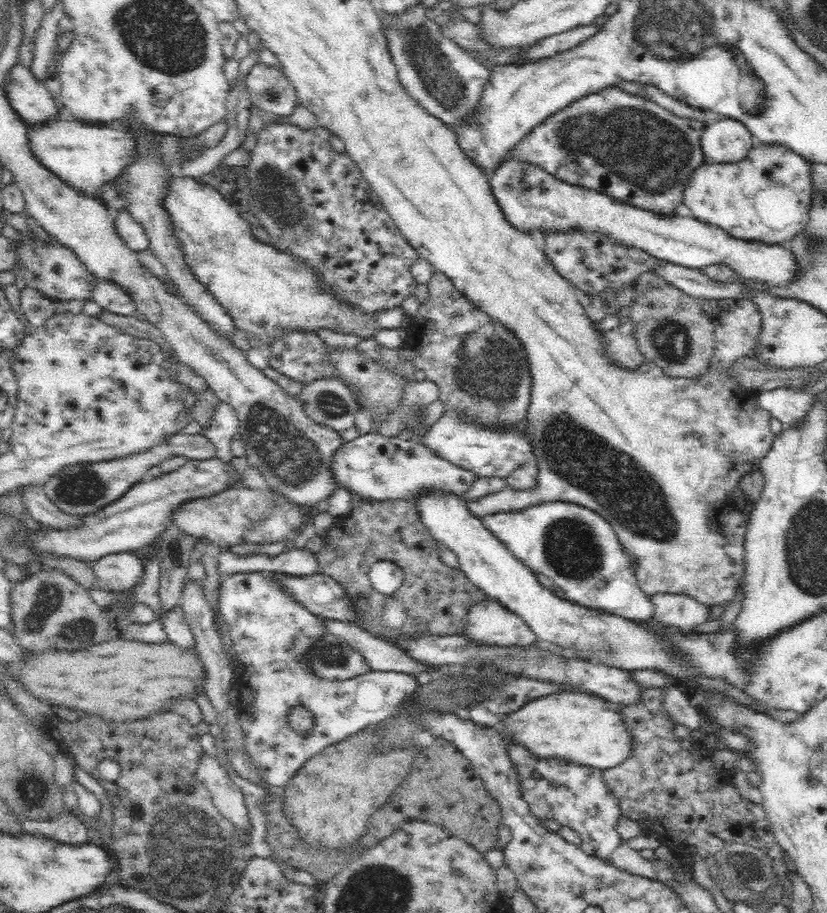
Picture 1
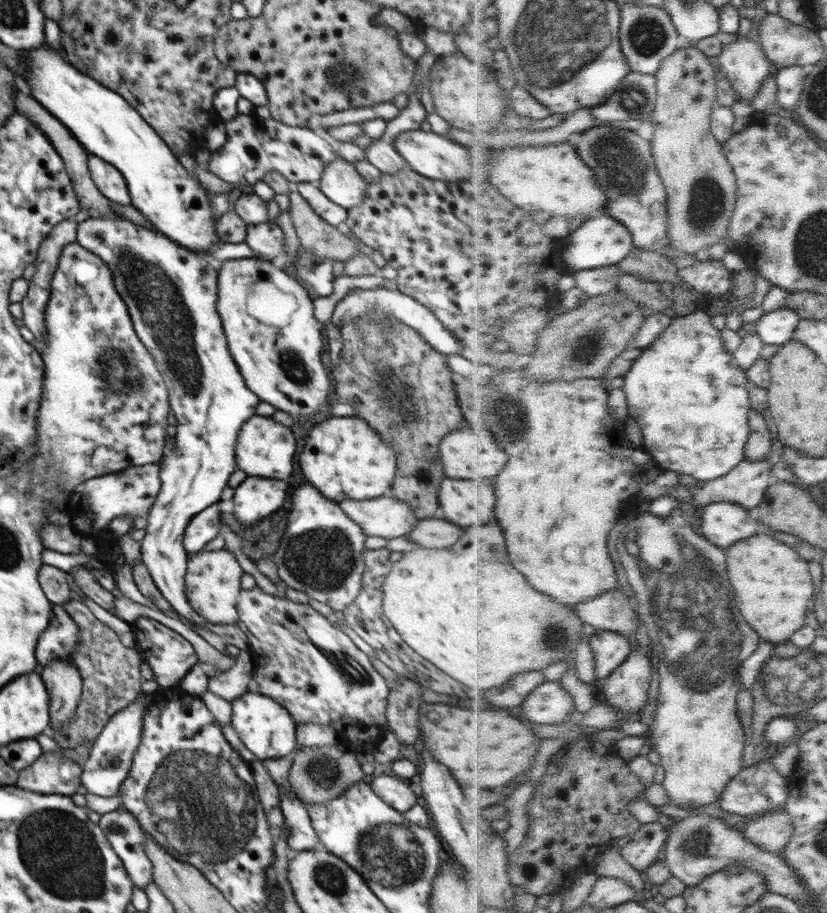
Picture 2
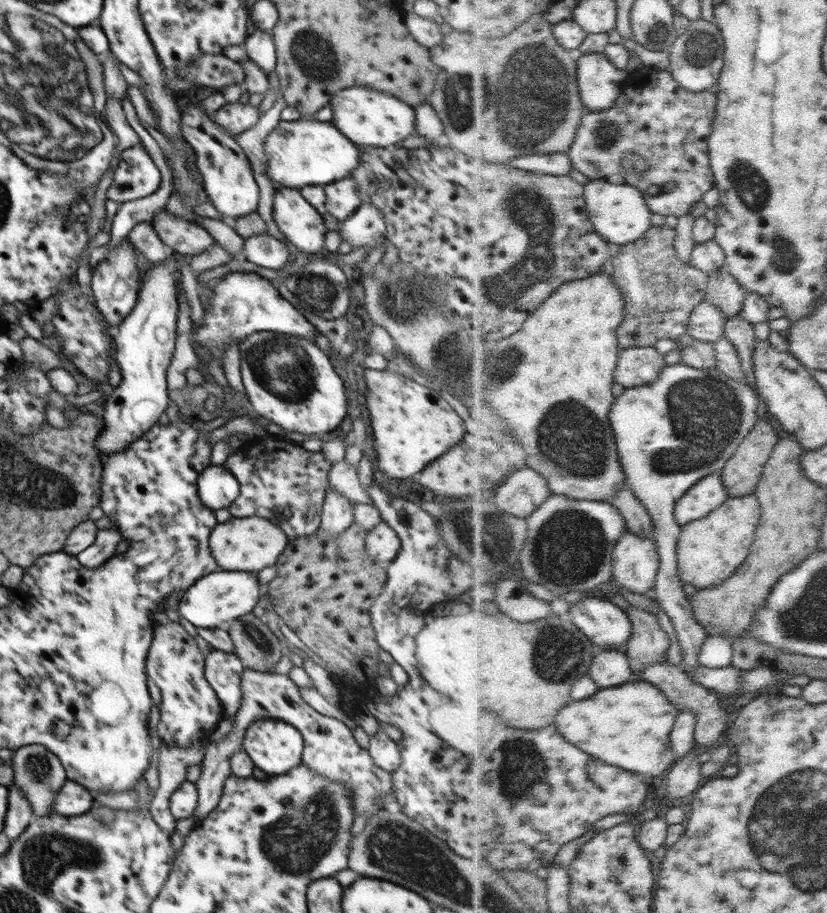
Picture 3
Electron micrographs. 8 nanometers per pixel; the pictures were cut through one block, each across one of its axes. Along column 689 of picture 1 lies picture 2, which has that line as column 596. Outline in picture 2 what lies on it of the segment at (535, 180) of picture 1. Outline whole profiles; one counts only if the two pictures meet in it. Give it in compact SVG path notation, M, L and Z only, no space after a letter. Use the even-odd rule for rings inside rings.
M601 213L594 218L583 222L579 229L574 231L563 254L570 271L576 274L585 269L604 268L621 265L623 260L635 250L635 236L628 225L606 213Z

